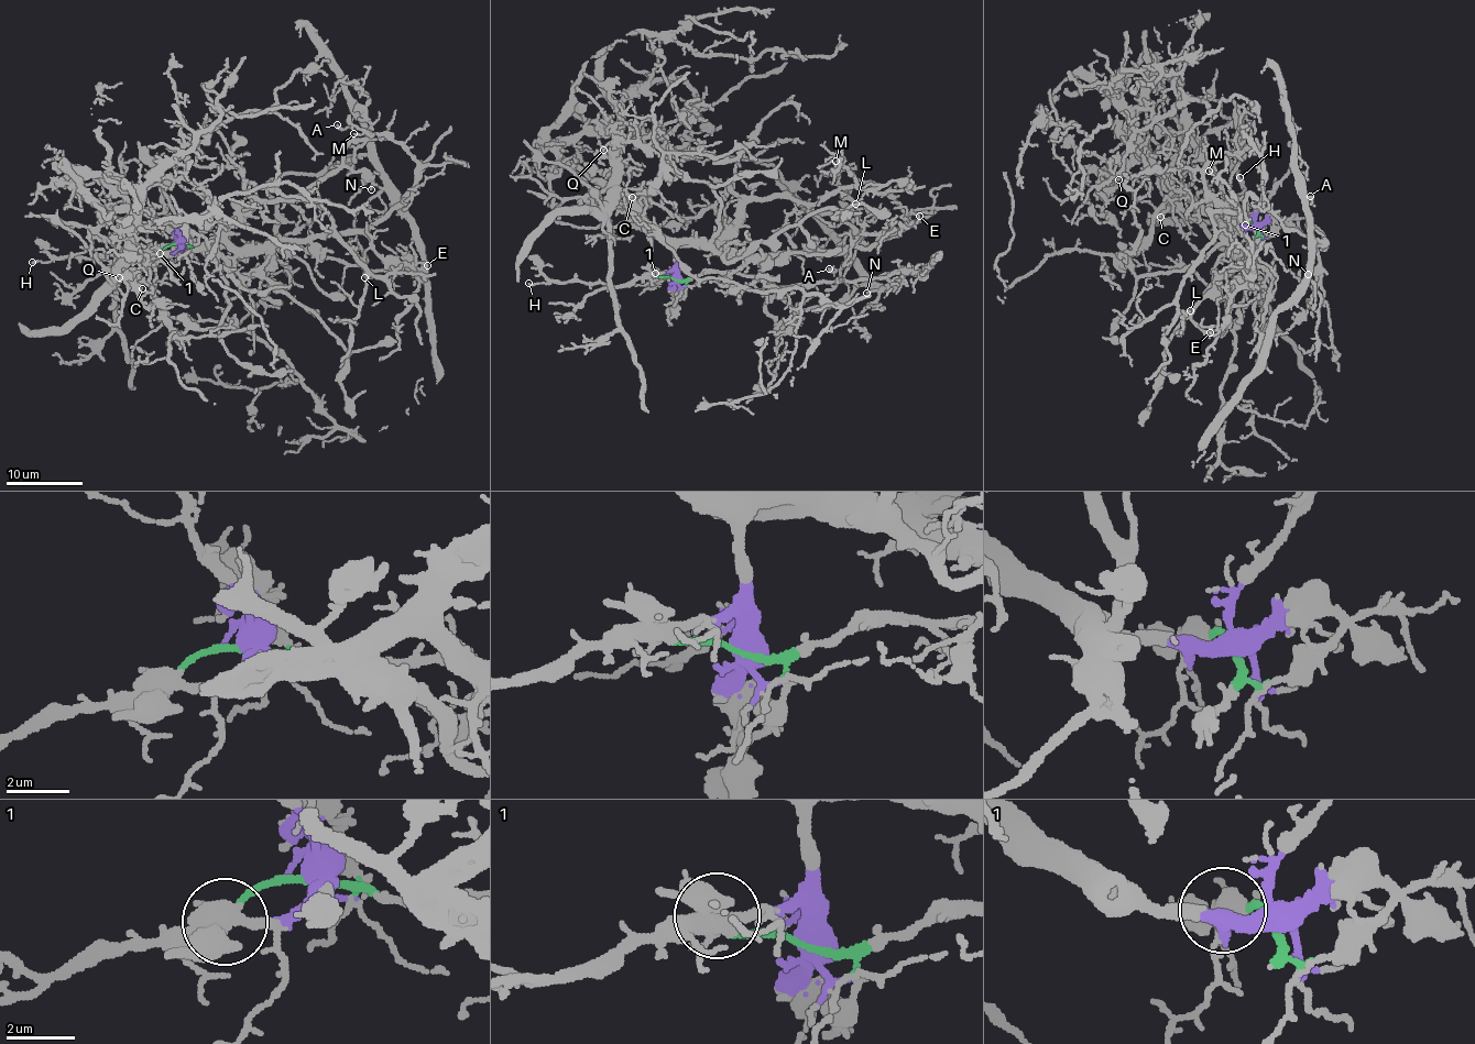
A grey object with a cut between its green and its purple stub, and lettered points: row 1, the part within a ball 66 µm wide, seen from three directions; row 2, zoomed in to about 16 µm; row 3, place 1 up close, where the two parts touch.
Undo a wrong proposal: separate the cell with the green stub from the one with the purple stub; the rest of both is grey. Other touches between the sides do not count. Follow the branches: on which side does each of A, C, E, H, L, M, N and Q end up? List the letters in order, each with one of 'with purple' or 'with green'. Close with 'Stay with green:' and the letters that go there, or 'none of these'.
A: with green
C: with purple
E: with purple
H: with purple
L: with purple
M: with purple
N: with green
Q: with purple
Stay with green: A, N

